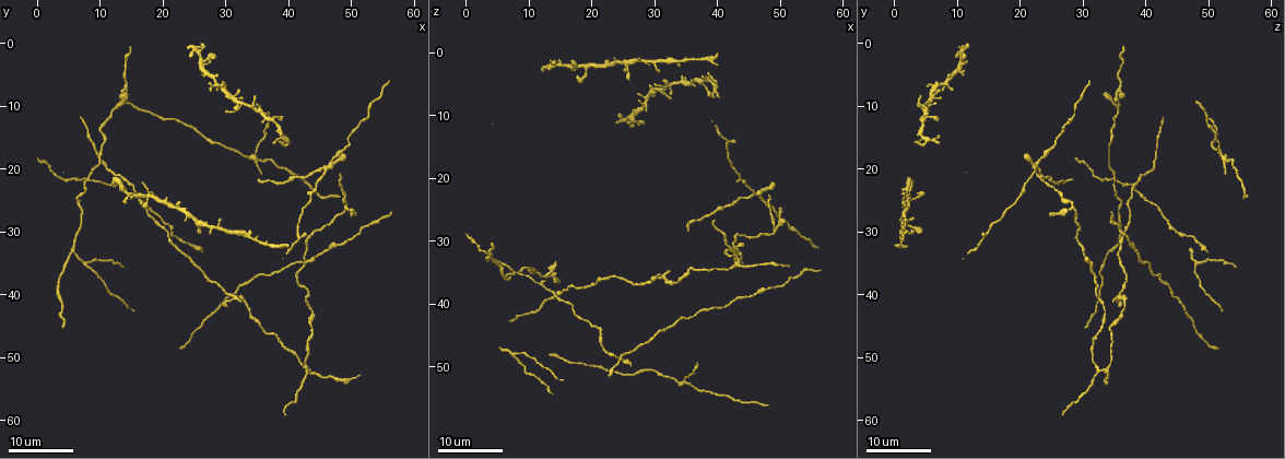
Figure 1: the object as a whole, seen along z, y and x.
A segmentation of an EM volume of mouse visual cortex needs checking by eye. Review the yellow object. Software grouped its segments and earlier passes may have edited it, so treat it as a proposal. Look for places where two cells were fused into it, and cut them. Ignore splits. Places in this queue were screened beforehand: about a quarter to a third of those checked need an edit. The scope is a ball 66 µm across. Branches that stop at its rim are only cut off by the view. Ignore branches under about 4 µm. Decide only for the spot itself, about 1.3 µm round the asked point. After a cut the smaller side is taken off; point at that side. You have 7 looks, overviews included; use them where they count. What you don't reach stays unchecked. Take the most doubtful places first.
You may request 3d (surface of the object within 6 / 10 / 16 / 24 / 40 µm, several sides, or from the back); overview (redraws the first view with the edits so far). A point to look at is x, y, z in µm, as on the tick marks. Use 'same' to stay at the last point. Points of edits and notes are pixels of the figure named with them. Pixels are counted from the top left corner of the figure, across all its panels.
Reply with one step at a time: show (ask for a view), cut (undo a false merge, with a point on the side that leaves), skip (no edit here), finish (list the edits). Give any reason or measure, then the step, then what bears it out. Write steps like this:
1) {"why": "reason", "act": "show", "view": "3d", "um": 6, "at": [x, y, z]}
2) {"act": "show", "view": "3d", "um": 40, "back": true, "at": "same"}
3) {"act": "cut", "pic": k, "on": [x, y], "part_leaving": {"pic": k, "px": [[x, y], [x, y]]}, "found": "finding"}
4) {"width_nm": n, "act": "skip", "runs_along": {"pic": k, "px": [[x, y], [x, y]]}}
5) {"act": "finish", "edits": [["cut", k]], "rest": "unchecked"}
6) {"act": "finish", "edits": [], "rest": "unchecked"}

{"why": "four arms meet", "act": "show", "view": "3d", "um": 16, "at": [35.0, 18.0, 52.0]}

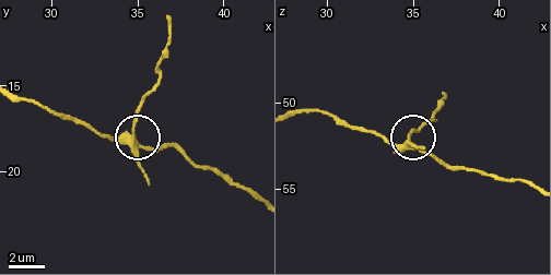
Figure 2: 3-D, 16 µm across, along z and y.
{"act": "show", "view": "3d", "um": 10, "at": [34.7, 18.2, 52.2]}

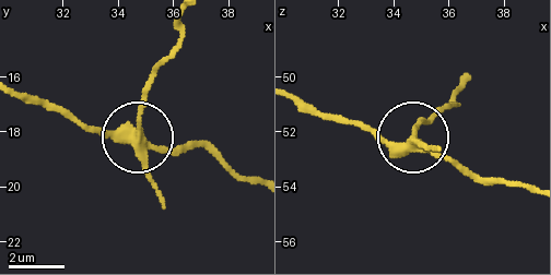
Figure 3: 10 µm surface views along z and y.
{"arms": 4, "act": "cut", "pic": 3, "on": [142, 99], "found": "two cells meet here"}

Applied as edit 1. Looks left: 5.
{"act": "show", "view": "overview"}

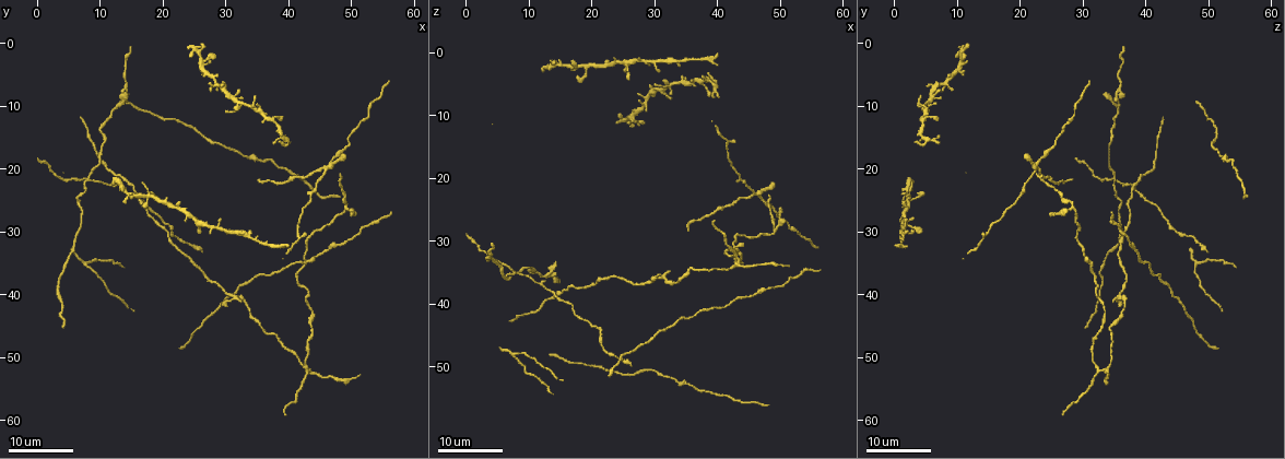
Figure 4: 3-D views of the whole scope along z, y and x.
{"why": "four or more arms meet", "act": "show", "view": "3d", "um": 16, "at": [8.0, 21.5, 34.5]}

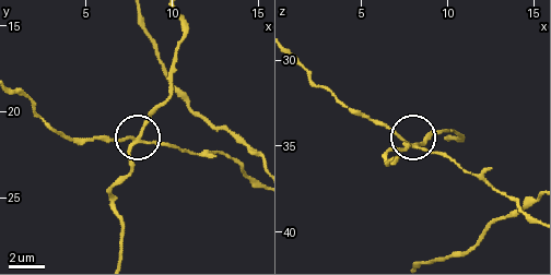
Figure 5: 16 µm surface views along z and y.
{"why": "zoom in", "act": "show", "view": "3d", "um": 10, "at": [8.0, 21.5, 34.8]}

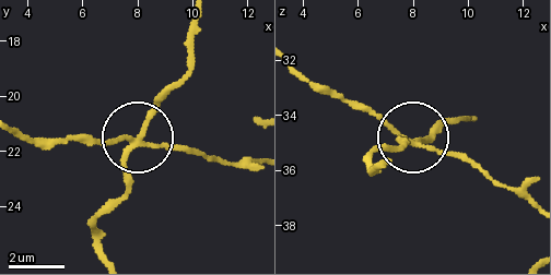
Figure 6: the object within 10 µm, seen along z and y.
{"act": "cut", "pic": 6, "on": [155, 104], "part_leaving": {"pic": 6, "px": [[136, 143], [126, 190], [95, 225], [103, 253]]}, "found": "a second cell is stuck on"}

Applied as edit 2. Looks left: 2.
{"act": "finish", "edits": [["cut", 3], ["cut", 6]], "rest": "unchecked"}

